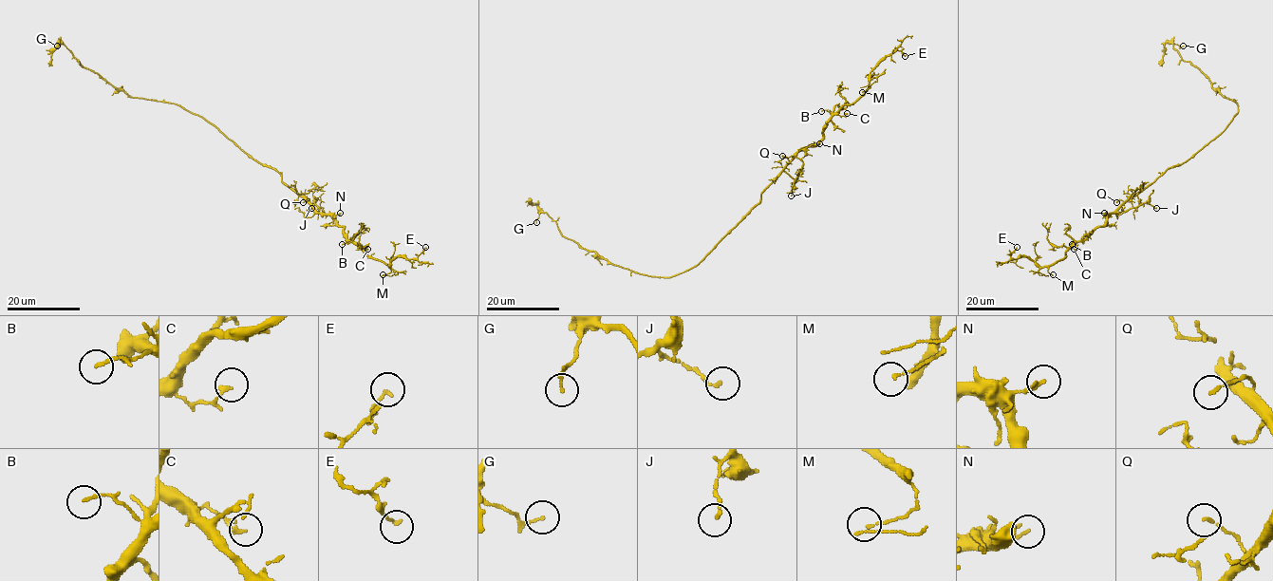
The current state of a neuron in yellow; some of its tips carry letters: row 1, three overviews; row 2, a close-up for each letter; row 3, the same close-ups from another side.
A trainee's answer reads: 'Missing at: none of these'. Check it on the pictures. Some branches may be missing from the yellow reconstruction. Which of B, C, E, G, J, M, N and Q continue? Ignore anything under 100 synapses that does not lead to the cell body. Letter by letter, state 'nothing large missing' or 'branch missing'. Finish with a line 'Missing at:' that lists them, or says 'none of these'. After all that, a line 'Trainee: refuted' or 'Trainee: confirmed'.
B: nothing large missing
C: nothing large missing
E: nothing large missing
G: nothing large missing
J: nothing large missing
M: nothing large missing
N: nothing large missing
Q: nothing large missing
Missing at: none of these
Trainee: confirmed

